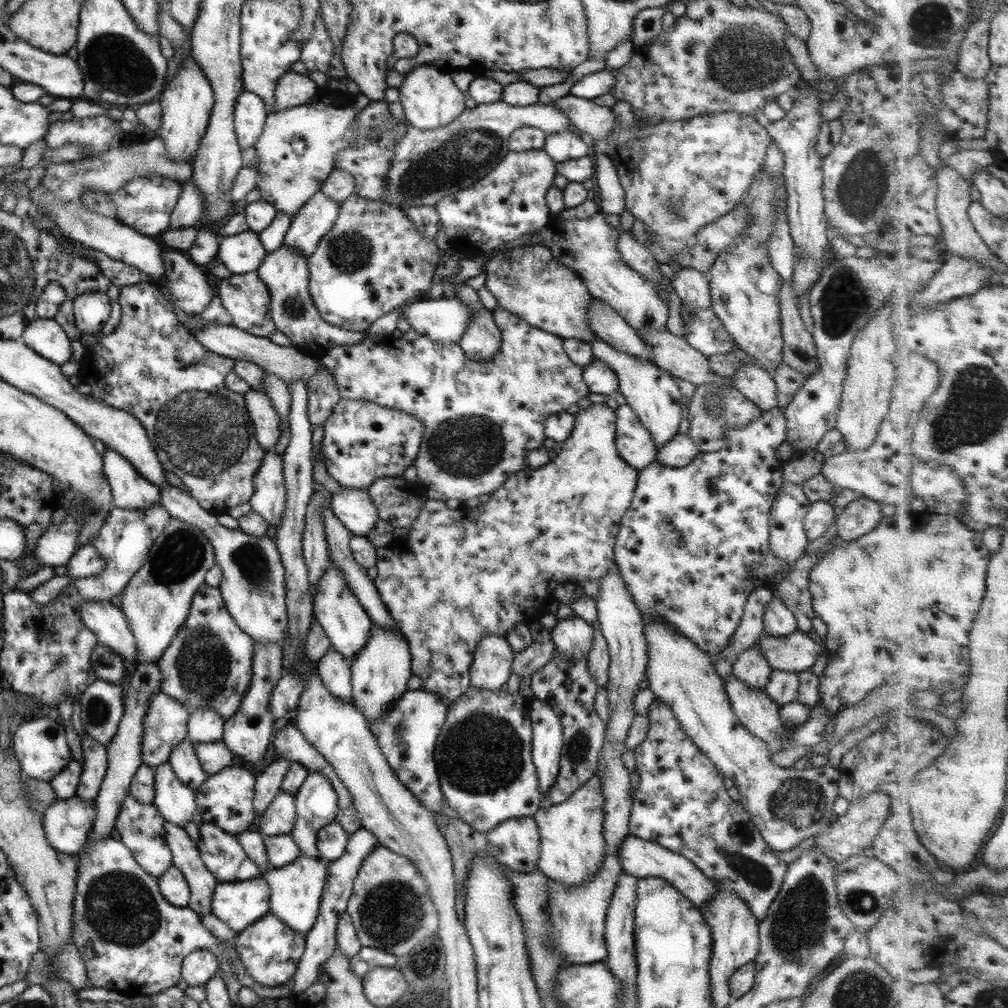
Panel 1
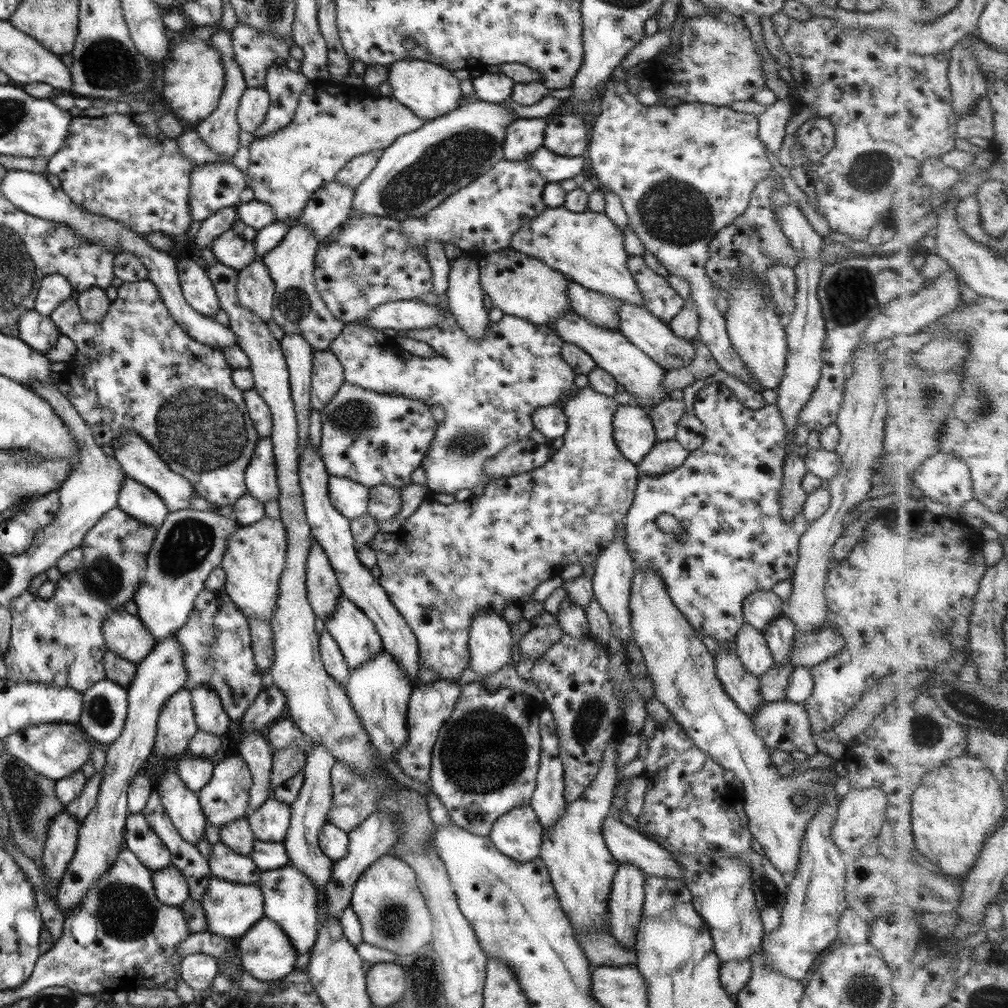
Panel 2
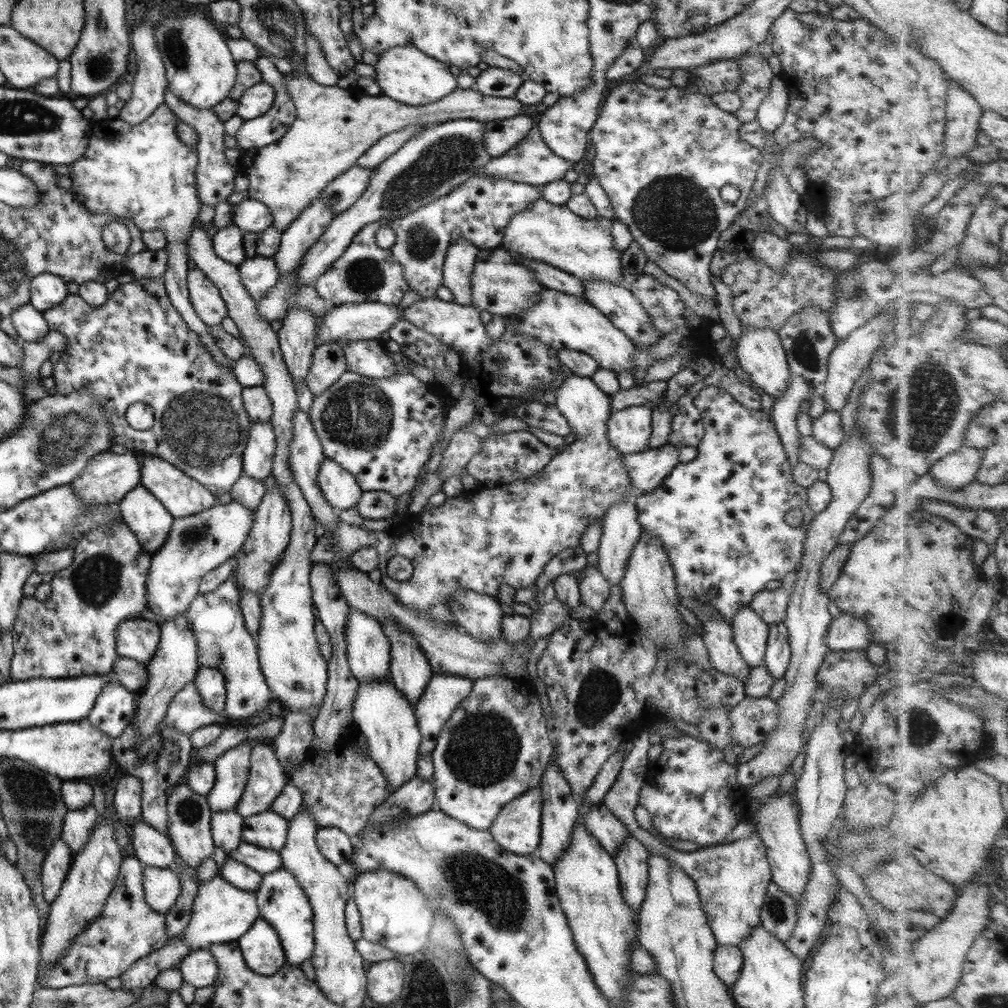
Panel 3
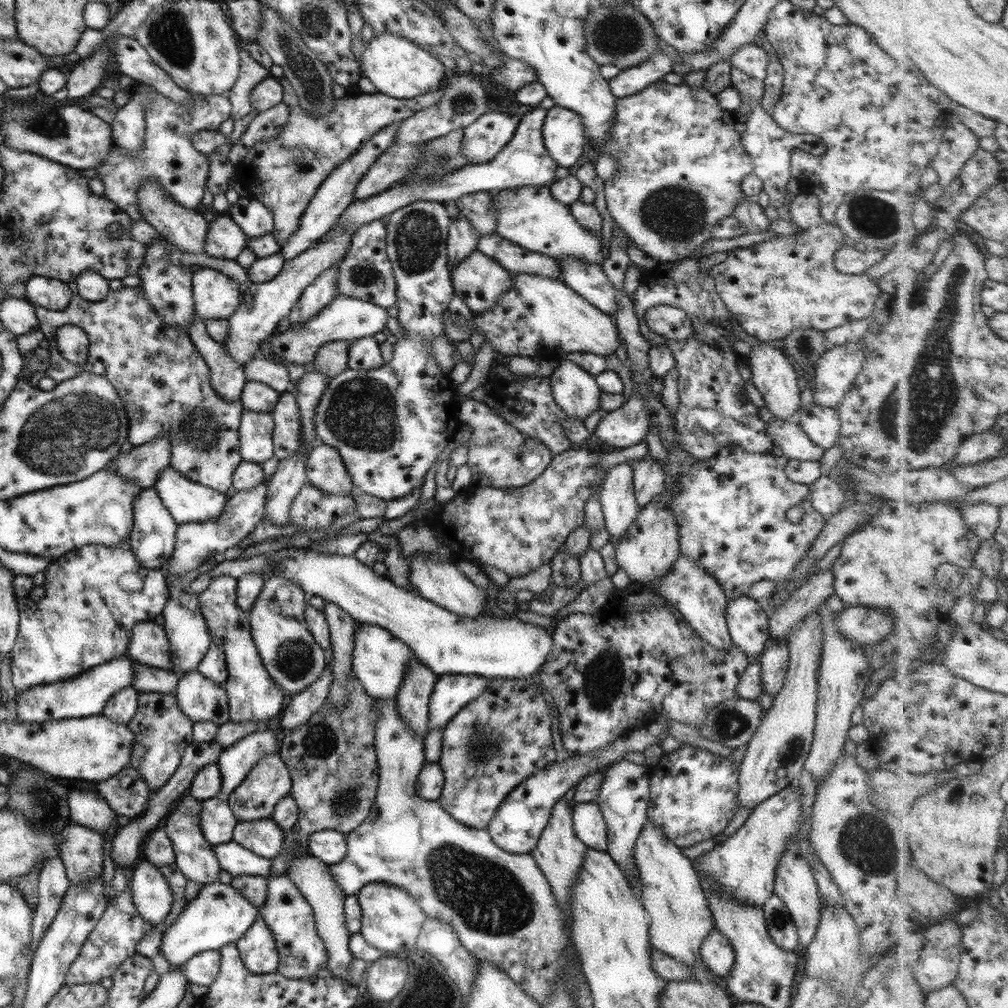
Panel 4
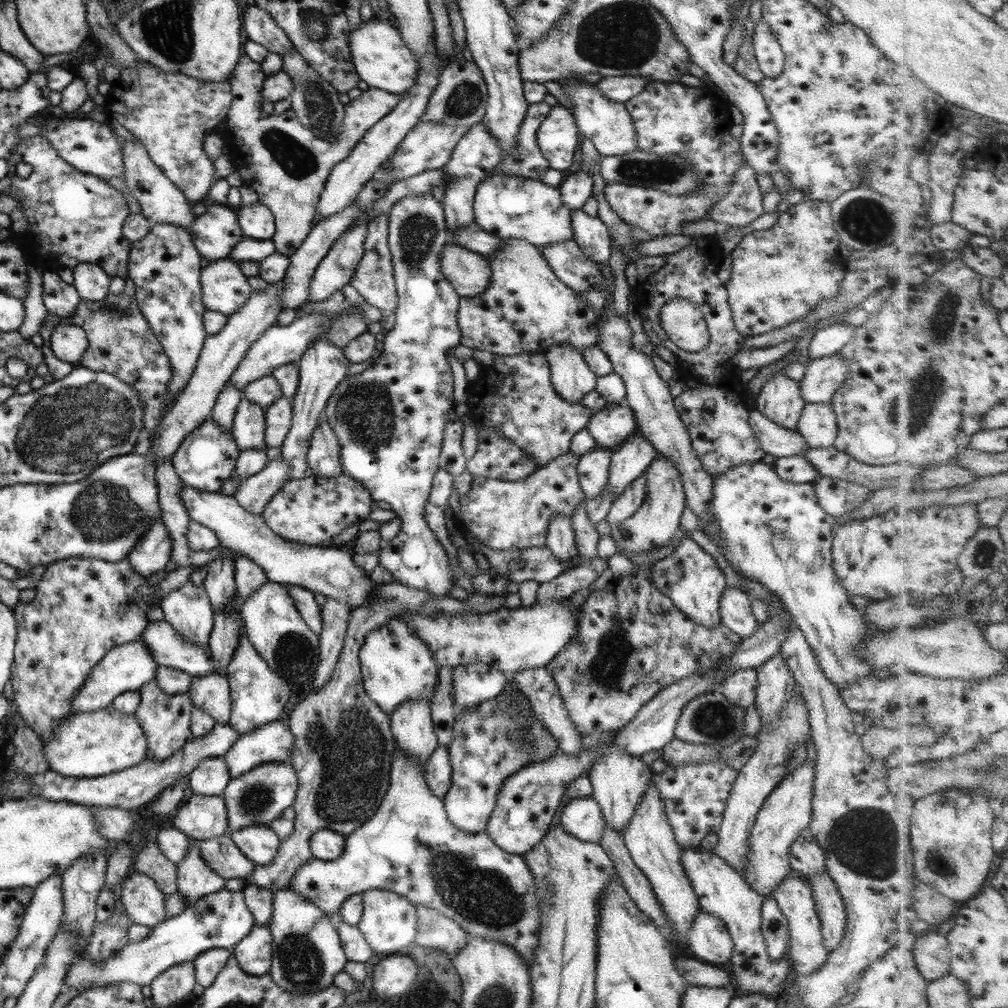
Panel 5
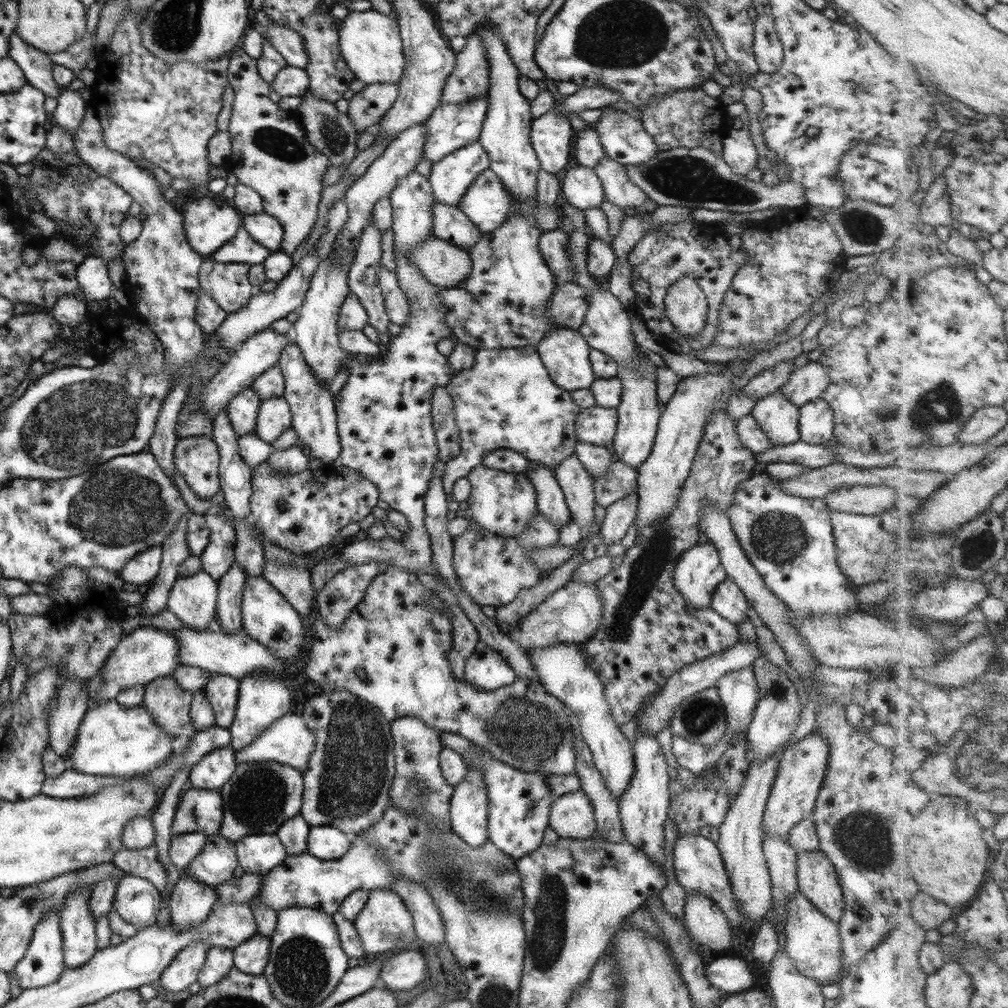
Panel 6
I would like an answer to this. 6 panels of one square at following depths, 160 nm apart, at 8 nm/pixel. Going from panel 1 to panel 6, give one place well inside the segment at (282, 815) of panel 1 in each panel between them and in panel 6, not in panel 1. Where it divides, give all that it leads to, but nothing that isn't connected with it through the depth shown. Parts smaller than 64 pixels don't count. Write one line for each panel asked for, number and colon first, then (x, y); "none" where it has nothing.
2: (269, 822)
3: (266, 829)
4: (262, 837)
5: (259, 844)
6: (259, 853)

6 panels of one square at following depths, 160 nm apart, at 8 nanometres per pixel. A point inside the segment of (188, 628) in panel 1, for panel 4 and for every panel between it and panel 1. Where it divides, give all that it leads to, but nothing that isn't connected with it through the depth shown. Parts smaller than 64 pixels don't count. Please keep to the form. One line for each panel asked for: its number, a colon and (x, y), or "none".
2: (215, 641)
3: (215, 618)
4: (251, 695)

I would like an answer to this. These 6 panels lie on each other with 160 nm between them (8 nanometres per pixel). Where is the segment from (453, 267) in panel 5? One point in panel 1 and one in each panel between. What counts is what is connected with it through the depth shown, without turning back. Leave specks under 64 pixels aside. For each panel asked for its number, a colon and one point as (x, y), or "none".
1: (526, 281)
2: (521, 286)
3: (500, 284)
4: (478, 281)

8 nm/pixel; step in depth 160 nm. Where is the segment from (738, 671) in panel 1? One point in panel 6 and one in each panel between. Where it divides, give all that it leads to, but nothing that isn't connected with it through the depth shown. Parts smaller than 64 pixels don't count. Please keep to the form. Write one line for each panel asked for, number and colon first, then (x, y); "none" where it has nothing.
2: (750, 646)
3: (749, 633)
4: (747, 624)
5: (734, 610)
6: (728, 601)

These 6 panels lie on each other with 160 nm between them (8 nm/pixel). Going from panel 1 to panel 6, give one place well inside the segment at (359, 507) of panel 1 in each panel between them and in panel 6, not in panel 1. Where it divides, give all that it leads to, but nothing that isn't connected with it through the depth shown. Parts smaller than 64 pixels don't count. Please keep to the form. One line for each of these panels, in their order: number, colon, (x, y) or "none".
2: (351, 499)
3: (339, 488)
4: (324, 469)
5: (322, 457)
6: (313, 420)

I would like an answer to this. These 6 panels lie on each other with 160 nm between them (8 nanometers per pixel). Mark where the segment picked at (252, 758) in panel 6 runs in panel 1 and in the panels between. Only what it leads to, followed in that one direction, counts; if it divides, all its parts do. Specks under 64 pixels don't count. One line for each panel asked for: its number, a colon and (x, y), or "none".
1: (225, 799)
2: (224, 799)
3: (230, 768)
4: (236, 760)
5: (271, 742)

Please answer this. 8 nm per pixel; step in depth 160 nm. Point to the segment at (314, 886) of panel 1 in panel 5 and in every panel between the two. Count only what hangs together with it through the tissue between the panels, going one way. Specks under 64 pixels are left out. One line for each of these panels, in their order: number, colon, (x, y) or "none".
2: (289, 899)
3: (281, 903)
4: (301, 953)
5: (305, 953)

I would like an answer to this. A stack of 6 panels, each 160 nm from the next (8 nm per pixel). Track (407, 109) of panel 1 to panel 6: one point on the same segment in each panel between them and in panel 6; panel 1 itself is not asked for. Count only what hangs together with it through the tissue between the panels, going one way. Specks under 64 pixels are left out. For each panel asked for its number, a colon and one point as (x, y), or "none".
2: (429, 91)
3: (403, 74)
4: (398, 68)
5: (381, 59)
6: (370, 44)

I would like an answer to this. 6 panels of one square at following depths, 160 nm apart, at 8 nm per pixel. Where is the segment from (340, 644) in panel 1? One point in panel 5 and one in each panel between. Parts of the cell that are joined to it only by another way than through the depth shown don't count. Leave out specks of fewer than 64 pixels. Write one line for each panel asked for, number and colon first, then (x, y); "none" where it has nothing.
2: (355, 635)
3: (366, 648)
4: (378, 658)
5: (395, 666)

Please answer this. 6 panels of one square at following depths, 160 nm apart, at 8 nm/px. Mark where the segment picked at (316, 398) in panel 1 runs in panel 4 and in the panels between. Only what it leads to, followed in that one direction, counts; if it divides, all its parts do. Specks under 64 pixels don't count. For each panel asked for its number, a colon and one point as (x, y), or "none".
2: (326, 377)
3: (327, 364)
4: (330, 359)

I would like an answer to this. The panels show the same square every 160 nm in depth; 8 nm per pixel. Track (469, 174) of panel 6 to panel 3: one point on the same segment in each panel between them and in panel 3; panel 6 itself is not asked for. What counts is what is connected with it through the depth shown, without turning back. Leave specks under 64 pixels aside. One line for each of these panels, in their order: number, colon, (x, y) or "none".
3: (500, 136)
4: (489, 133)
5: (476, 152)

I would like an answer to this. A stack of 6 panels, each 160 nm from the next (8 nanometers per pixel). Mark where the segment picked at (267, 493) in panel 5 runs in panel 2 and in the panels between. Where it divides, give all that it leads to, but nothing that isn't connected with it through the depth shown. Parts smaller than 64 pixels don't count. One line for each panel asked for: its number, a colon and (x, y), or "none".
2: (189, 544)
3: (195, 544)
4: (195, 543)

